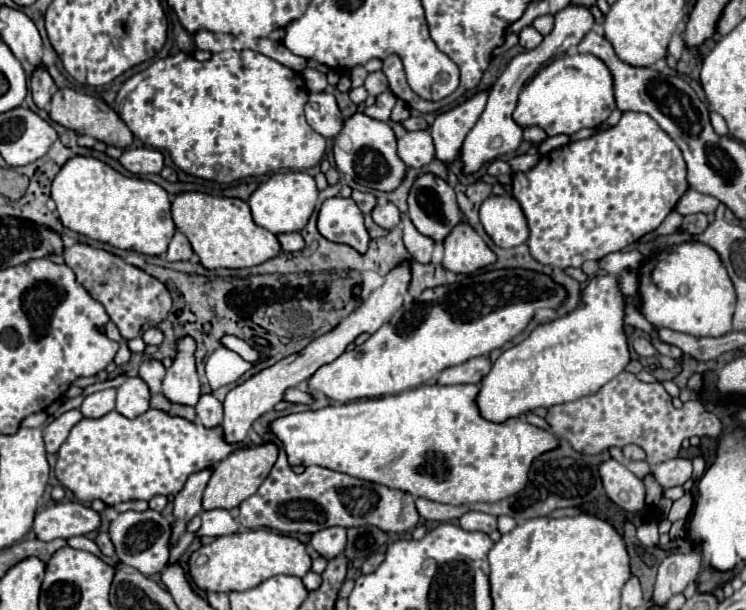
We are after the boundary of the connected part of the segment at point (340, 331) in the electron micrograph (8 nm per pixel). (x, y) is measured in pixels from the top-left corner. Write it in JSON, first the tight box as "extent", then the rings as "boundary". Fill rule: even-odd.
{"extent":[223,265,409,445],"boundary":[[[397,265],[397,269],[391,269],[385,275],[385,283],[371,291],[371,295],[367,299],[361,301],[361,305],[349,315],[345,317],[337,329],[331,329],[329,333],[313,339],[305,349],[301,349],[299,353],[293,353],[285,359],[281,359],[279,363],[263,369],[261,373],[257,373],[255,377],[247,379],[245,383],[233,387],[225,401],[223,401],[223,409],[225,409],[225,421],[223,421],[223,437],[225,441],[229,441],[231,445],[235,443],[243,443],[247,439],[247,431],[251,429],[251,425],[263,415],[269,413],[283,397],[283,391],[287,387],[299,385],[301,381],[307,381],[321,365],[329,365],[333,363],[341,353],[345,353],[347,345],[353,343],[361,333],[375,333],[385,321],[389,321],[389,317],[393,317],[395,311],[401,309],[403,305],[403,297],[409,291],[409,265]]]}

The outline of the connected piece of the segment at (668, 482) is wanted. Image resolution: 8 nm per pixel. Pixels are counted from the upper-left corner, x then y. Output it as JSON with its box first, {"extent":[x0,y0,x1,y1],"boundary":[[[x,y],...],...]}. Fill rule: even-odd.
{"extent":[653,459,693,489],"boundary":[[[671,459],[671,461],[665,461],[661,465],[655,467],[653,471],[653,477],[655,481],[663,487],[663,489],[671,489],[671,487],[677,487],[677,485],[685,485],[685,481],[689,481],[693,475],[693,465],[689,459]]]}

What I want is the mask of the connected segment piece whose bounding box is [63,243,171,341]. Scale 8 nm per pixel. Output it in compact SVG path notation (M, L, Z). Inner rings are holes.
M77 243L65 249L63 259L75 271L77 281L89 291L89 295L105 307L107 315L127 341L141 337L149 327L157 327L171 311L171 295L161 281L103 249Z

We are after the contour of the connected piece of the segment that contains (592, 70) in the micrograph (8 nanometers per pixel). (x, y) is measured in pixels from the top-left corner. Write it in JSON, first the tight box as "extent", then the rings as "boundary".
{"extent":[513,53,615,137],"boundary":[[[575,53],[575,55],[563,55],[555,59],[553,63],[545,65],[519,93],[519,103],[513,113],[513,119],[519,127],[531,127],[539,125],[549,137],[553,135],[573,135],[579,129],[585,127],[599,127],[615,109],[615,97],[613,97],[613,77],[609,73],[609,67],[593,55],[587,53]]]}

